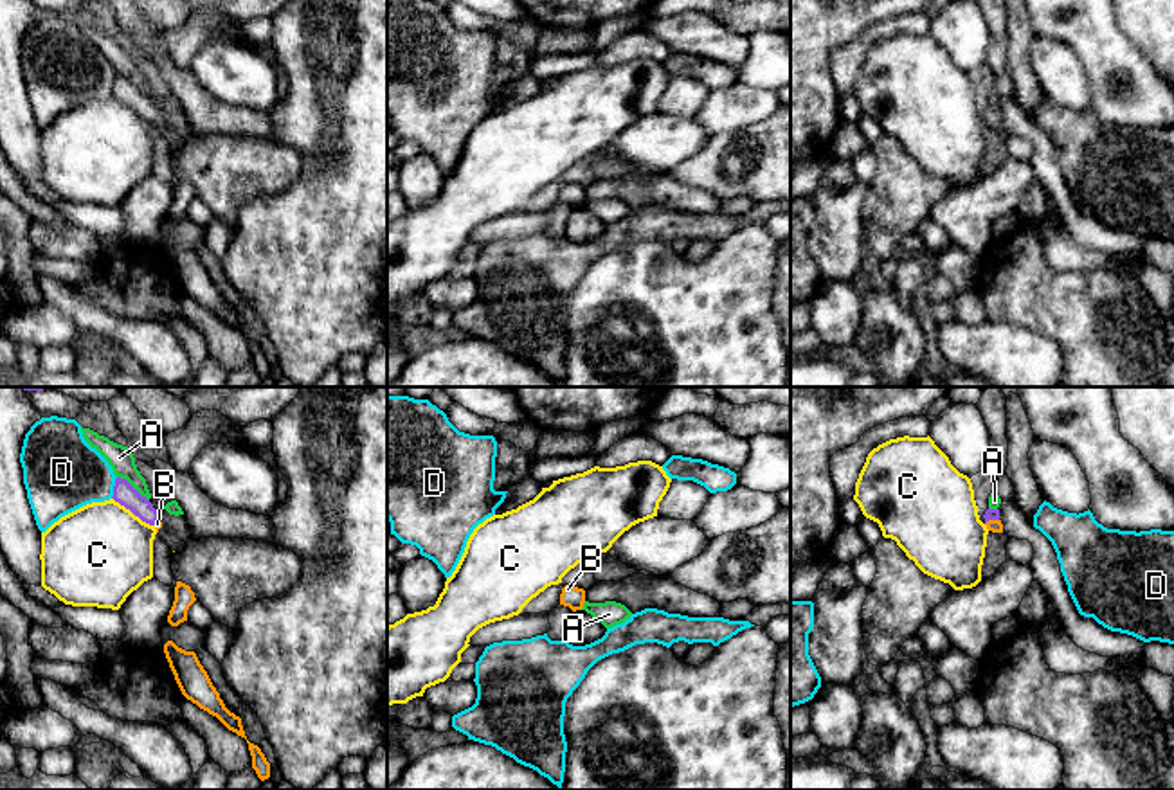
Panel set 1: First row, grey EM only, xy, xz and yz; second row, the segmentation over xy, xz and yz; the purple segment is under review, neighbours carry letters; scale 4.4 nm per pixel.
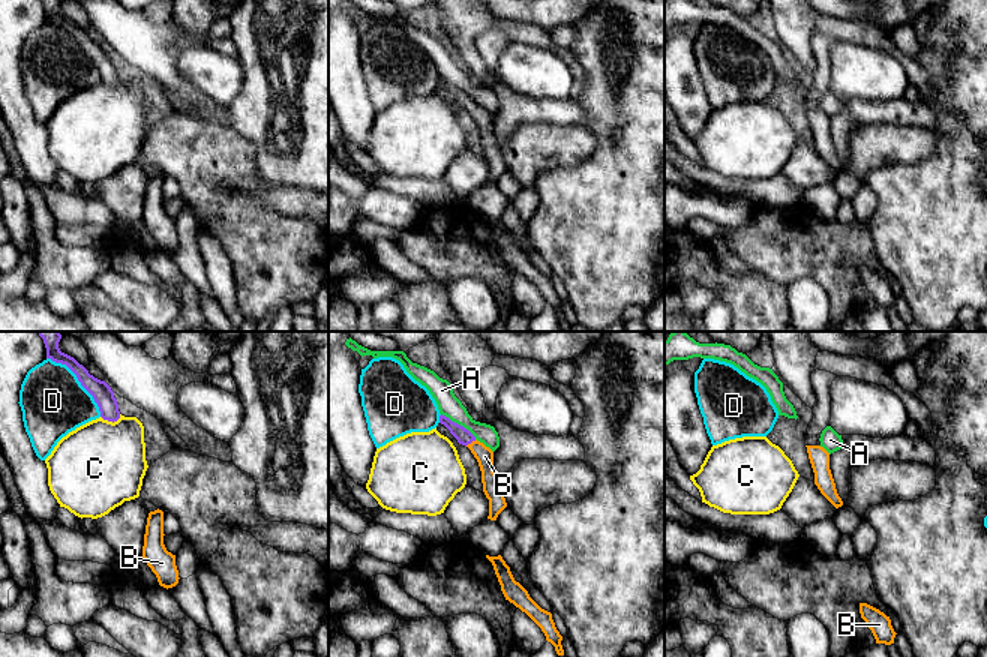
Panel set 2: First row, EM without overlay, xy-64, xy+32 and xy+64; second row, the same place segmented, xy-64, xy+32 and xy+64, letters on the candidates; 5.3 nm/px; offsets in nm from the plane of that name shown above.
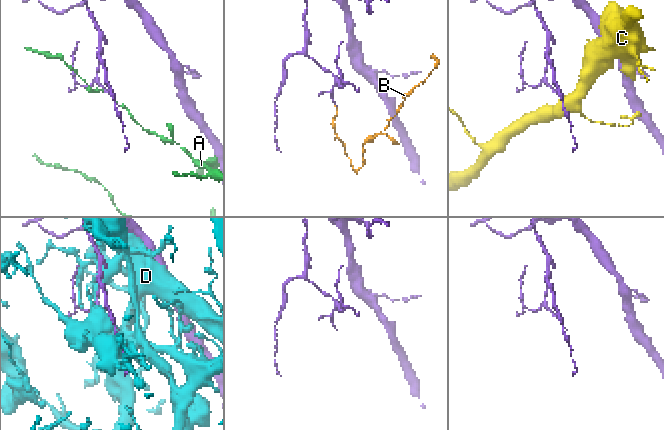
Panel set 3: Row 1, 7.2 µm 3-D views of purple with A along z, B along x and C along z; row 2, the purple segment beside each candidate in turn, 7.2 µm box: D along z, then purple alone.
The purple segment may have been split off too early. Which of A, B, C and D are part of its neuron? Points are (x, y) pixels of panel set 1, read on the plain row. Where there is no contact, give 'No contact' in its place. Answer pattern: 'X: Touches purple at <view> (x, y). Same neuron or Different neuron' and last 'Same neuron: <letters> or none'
A: Touches purple at xy (132, 83). Different neuron
B: Touches purple at yz (991, 116). Different neuron
C: Touches purple at xy (134, 110). Different neuron
D: Touches purple at xy (114, 85). Different neuron
Same neuron: none

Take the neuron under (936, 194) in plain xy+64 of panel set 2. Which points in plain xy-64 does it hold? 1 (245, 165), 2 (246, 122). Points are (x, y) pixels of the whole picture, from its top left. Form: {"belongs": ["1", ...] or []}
{"belongs": ["2"]}

